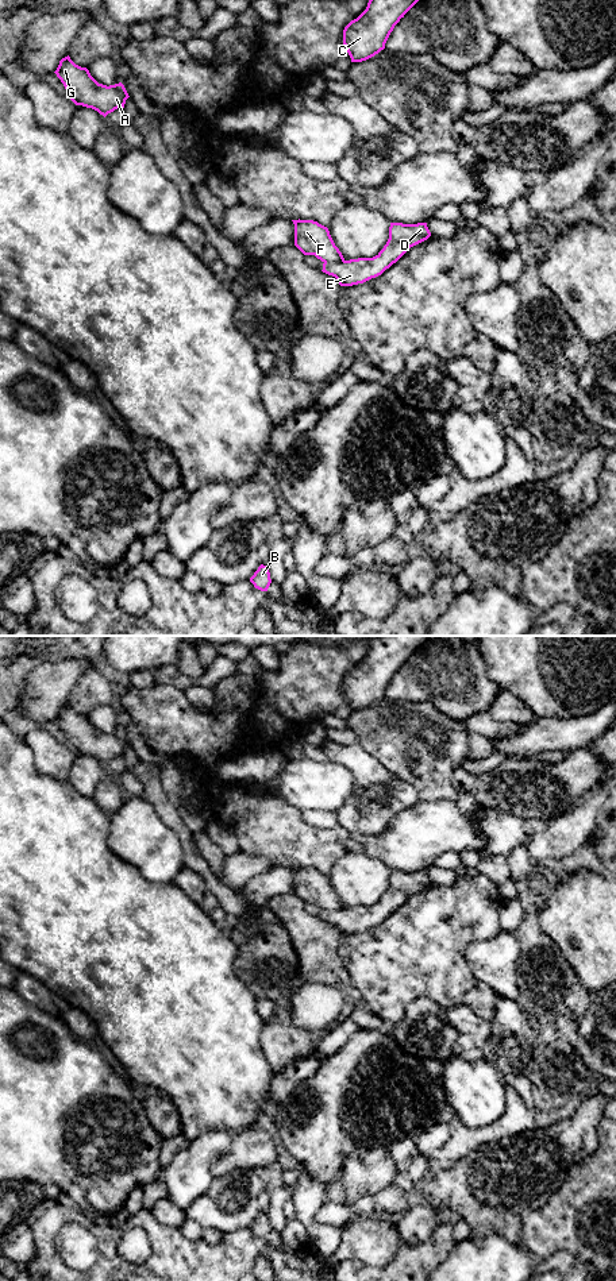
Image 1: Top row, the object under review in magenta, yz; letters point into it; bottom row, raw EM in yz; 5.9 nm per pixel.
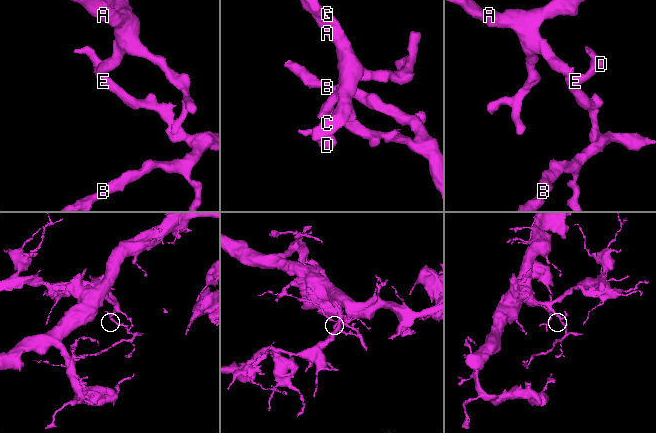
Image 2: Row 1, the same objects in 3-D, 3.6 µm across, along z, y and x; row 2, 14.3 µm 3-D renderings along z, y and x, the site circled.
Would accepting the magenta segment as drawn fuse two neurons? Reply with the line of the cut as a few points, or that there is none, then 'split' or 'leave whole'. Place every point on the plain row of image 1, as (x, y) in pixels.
cut in yz along (343, 907), (324, 910); split

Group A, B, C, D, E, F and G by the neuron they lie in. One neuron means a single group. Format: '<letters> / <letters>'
A C F G / B D E

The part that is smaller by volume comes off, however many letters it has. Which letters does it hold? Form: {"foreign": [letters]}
{"foreign": ["B", "D", "E"]}

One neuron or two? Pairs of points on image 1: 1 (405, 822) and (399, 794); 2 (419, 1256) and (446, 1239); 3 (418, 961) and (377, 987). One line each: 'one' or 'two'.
1: two
2: one
3: one

